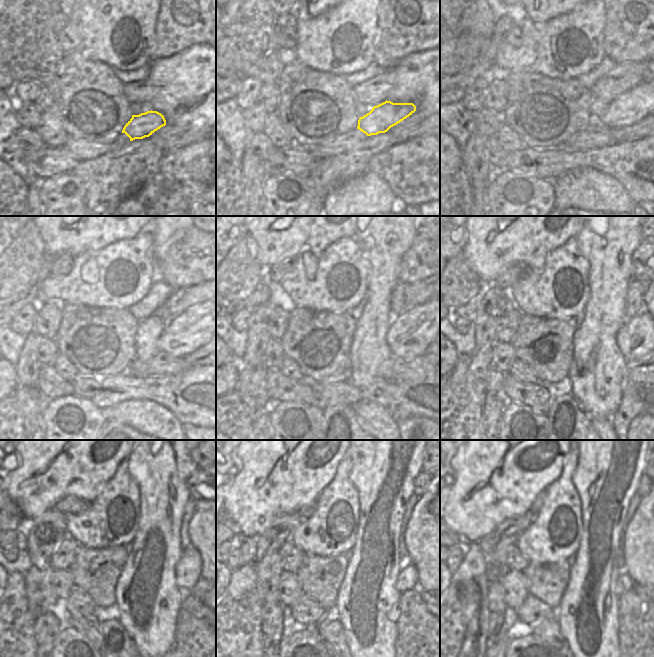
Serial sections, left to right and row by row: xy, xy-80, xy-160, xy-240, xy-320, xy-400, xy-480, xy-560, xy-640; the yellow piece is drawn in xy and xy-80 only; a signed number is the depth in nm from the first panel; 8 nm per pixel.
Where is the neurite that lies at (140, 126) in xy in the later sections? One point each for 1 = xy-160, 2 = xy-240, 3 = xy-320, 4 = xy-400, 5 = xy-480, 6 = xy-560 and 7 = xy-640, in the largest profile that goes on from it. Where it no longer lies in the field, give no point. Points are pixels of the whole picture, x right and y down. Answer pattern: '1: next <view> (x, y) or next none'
1: next xy-160 (635, 104)
2: next xy-240 (194, 327)
3: next xy-320 (410, 334)
4: next xy-400 (639, 336)
5: next xy-480 (188, 568)
6: next xy-560 (407, 579)
7: next xy-640 (624, 583)

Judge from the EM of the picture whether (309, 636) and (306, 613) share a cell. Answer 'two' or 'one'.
two

